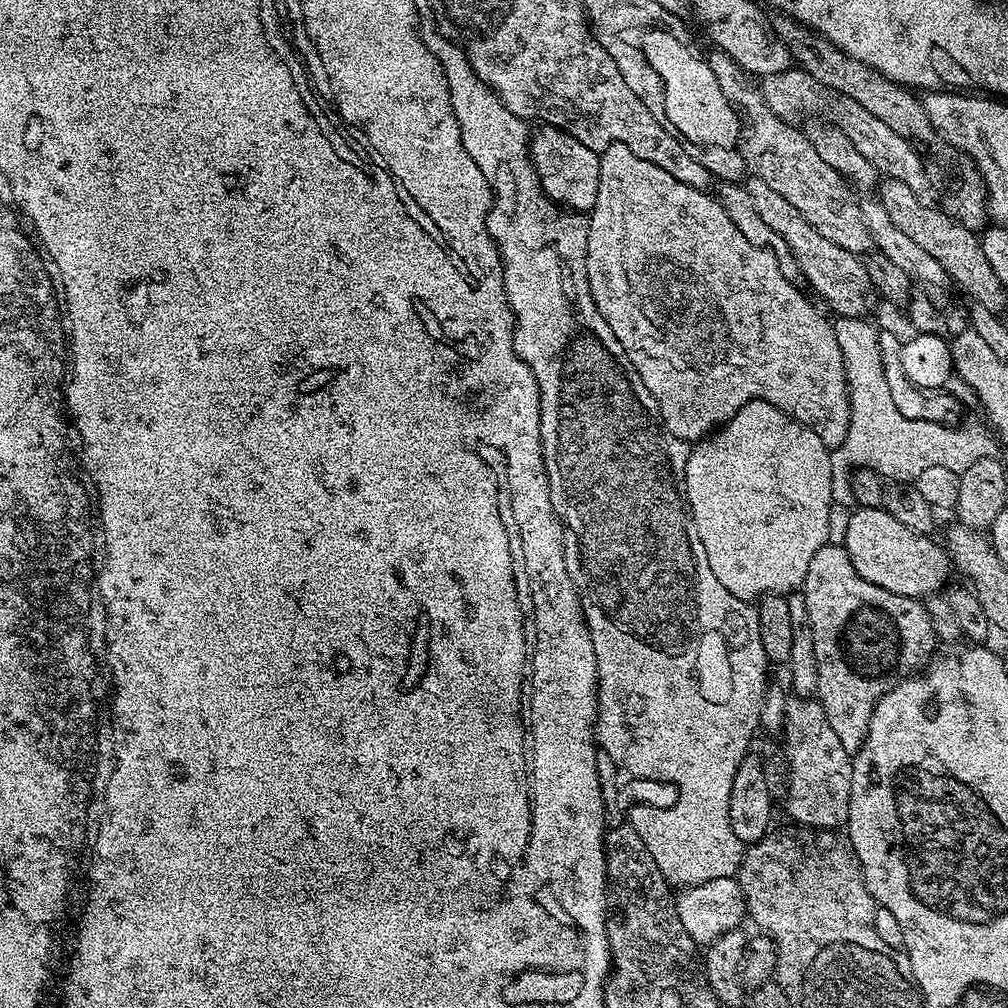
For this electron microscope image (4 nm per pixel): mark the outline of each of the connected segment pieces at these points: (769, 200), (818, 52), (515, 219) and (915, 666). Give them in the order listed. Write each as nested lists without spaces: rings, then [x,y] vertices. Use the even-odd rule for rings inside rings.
[[[755,178],[749,179],[746,187],[754,206],[758,209],[758,215],[761,216],[762,222],[790,246],[794,258],[800,267],[800,275],[808,284],[833,308],[836,316],[859,316],[863,317],[868,308],[868,295],[873,295],[873,287],[870,275],[867,274],[866,266],[863,259],[857,253],[850,250],[842,250],[842,246],[830,242],[830,238],[822,238],[782,194],[777,194],[766,186],[766,182]],[[750,181],[750,182],[749,182]]]
[[[776,14],[771,17],[772,29],[782,38],[786,50],[790,50],[792,63],[799,71],[810,74],[822,86],[858,102],[862,110],[874,114],[878,122],[890,126],[898,138],[906,141],[920,155],[922,166],[926,170],[926,178],[930,178],[935,190],[938,206],[954,222],[962,222],[971,232],[979,233],[989,223],[988,187],[984,185],[984,176],[975,162],[962,150],[958,150],[950,142],[946,142],[934,130],[930,118],[926,114],[923,103],[915,100],[913,93],[902,84],[896,84],[890,78],[878,74],[866,62],[858,62],[858,58],[850,58],[838,46],[834,46],[824,36],[818,36],[810,28],[798,23],[793,16]]]
[[[425,27],[422,32],[426,46],[434,58],[440,60],[442,70],[446,74],[446,82],[450,90],[450,102],[454,116],[458,118],[458,126],[462,134],[462,146],[466,146],[466,154],[478,162],[478,170],[486,174],[486,182],[492,188],[492,208],[488,212],[488,233],[500,251],[500,260],[504,263],[504,289],[508,295],[508,304],[512,308],[514,321],[514,350],[530,366],[540,391],[540,441],[544,451],[544,465],[550,486],[550,502],[566,533],[564,538],[564,557],[566,558],[566,574],[570,574],[570,582],[574,582],[580,605],[584,611],[584,621],[590,630],[590,638],[594,642],[594,658],[598,666],[596,679],[596,743],[612,757],[617,765],[625,766],[637,777],[657,780],[665,785],[674,786],[679,793],[676,804],[668,809],[655,809],[654,806],[637,804],[629,807],[627,823],[634,826],[642,834],[642,842],[646,842],[646,850],[654,854],[654,862],[658,862],[658,870],[662,870],[669,885],[691,886],[710,882],[714,878],[736,876],[744,862],[746,845],[740,841],[738,834],[730,826],[730,786],[734,782],[734,770],[738,770],[740,759],[749,755],[750,745],[760,728],[760,711],[764,705],[764,692],[770,683],[768,671],[770,665],[766,658],[766,650],[762,650],[762,634],[758,634],[758,614],[756,608],[747,600],[734,598],[718,578],[714,578],[714,570],[710,570],[710,562],[706,562],[706,550],[702,550],[702,542],[698,538],[698,530],[692,524],[692,514],[688,511],[688,501],[682,491],[684,486],[684,467],[688,461],[690,444],[680,440],[666,430],[660,421],[658,402],[642,386],[642,378],[634,370],[630,358],[622,350],[622,342],[614,338],[614,330],[606,326],[606,318],[598,314],[598,306],[590,294],[590,282],[586,270],[586,254],[588,253],[588,216],[561,210],[548,199],[542,190],[536,167],[532,164],[530,155],[530,124],[520,116],[510,114],[506,106],[497,98],[495,92],[484,84],[470,66],[467,54],[455,40],[449,40],[435,27]]]
[[[840,542],[826,543],[818,554],[814,554],[810,570],[806,570],[802,591],[806,598],[806,614],[810,614],[810,630],[814,630],[814,658],[818,658],[815,695],[839,741],[848,752],[855,754],[864,744],[876,701],[900,681],[919,673],[933,659],[932,651],[938,647],[935,626],[925,605],[917,597],[890,594],[890,590],[882,590],[882,586],[866,582],[866,578],[854,570],[848,552]]]

